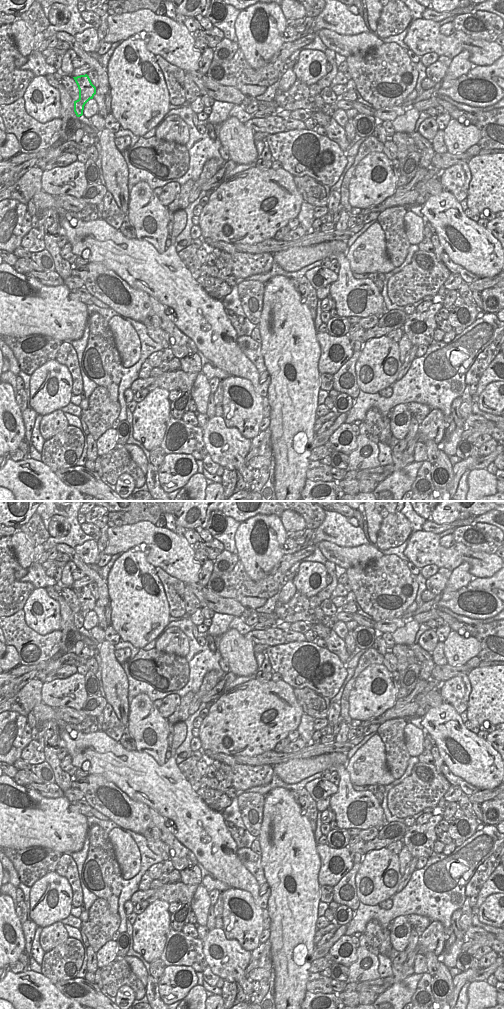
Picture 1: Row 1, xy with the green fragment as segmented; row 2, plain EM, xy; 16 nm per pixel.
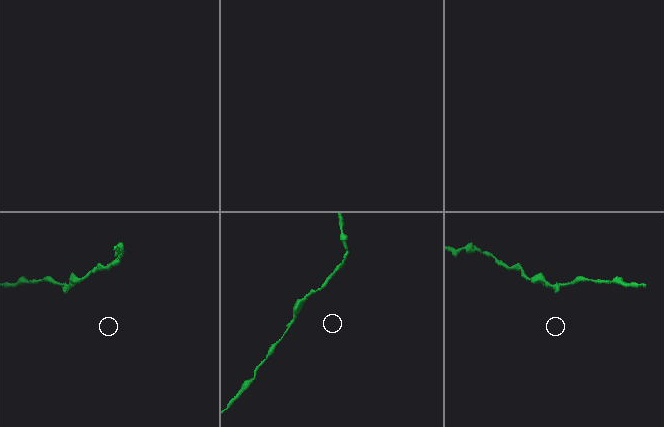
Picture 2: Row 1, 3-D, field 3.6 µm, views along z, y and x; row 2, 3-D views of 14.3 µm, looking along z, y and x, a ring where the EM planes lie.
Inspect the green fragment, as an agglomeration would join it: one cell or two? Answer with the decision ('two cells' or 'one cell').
two cells

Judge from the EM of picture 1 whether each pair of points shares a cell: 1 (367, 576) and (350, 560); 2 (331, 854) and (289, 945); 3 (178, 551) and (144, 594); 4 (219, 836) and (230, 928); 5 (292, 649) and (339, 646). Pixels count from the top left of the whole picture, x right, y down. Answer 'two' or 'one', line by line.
1: two
2: two
3: two
4: two
5: two

